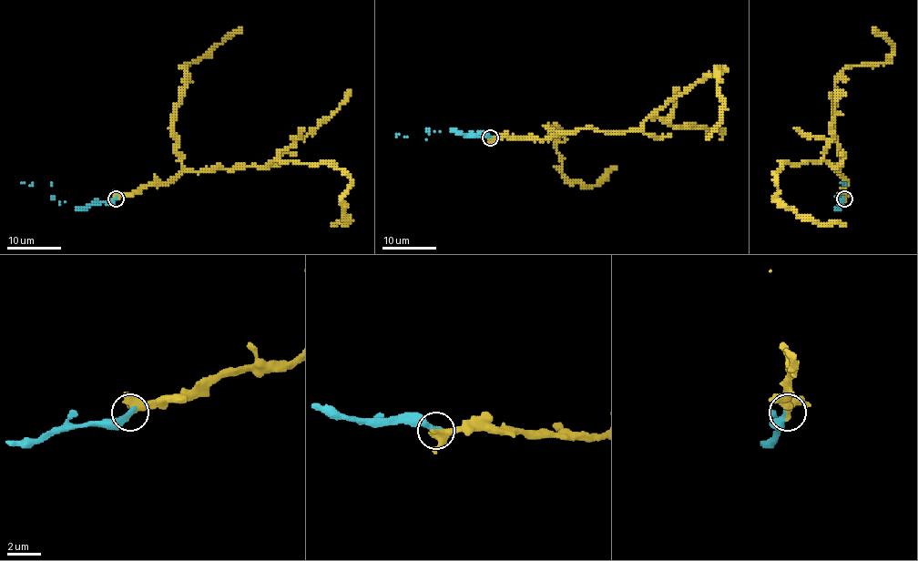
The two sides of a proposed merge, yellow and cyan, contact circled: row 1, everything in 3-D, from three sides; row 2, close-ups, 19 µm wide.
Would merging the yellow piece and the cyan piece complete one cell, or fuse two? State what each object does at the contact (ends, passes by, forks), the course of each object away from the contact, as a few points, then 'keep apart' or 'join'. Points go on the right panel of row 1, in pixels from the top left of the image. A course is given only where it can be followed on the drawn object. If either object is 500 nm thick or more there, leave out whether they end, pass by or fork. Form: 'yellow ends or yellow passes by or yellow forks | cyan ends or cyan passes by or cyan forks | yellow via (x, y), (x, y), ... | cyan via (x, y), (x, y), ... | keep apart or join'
yellow forks | cyan ends | yellow via (843, 198), (845, 178), (823, 161), (786, 163), (776, 174), (779, 198), (801, 217), (845, 225) | cyan via (843, 198), (837, 208), (837, 199), (846, 183), (842, 185), (842, 182) | join

